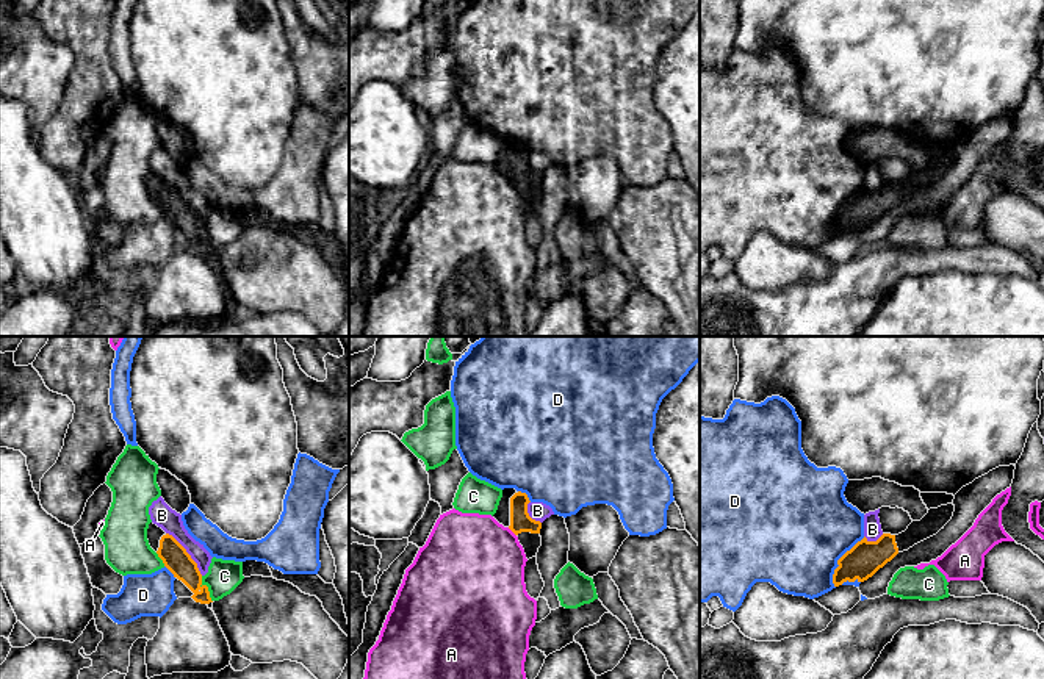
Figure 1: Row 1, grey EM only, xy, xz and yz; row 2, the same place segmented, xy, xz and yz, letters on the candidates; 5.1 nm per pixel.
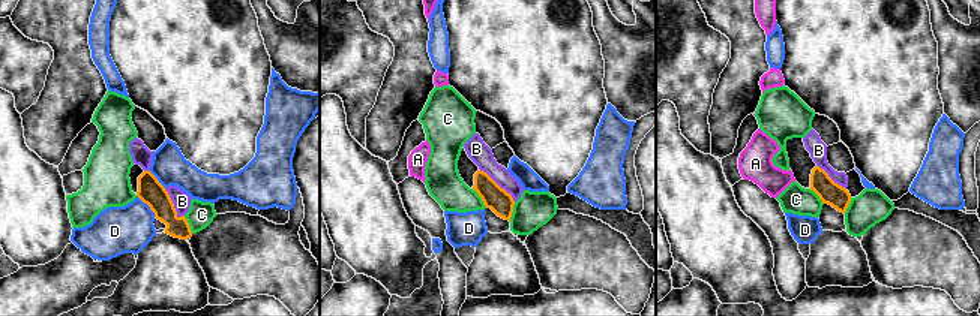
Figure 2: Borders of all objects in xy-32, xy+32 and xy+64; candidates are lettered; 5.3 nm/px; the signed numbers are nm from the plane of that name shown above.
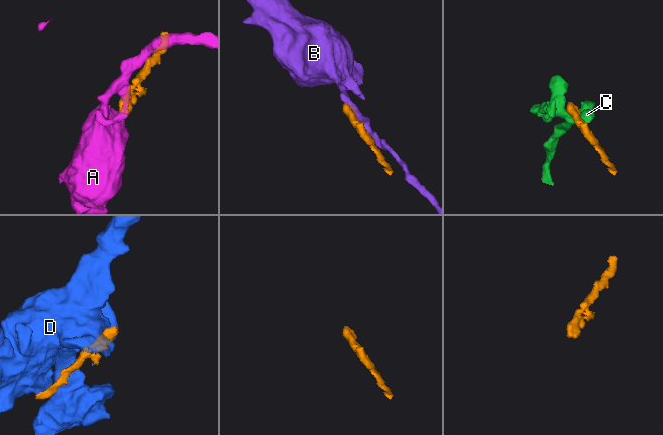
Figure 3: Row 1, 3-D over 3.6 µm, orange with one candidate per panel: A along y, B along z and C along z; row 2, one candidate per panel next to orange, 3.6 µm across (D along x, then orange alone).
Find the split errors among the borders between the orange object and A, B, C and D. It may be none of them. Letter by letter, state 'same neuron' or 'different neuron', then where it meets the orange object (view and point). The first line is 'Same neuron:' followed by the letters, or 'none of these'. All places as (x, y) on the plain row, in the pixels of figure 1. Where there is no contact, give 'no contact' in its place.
Same neuron: none of these
A: different neuron; meets orange in xz at (512, 180)
B: different neuron; meets orange in xy at (187, 202)
C: different neuron; meets orange in xy at (207, 238)
D: different neuron; meets orange in yz at (838, 210)

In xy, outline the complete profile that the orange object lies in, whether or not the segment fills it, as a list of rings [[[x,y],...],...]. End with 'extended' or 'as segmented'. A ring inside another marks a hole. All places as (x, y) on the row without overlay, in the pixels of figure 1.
[[[150,172],[147,178],[147,189],[150,197],[158,203],[174,227],[182,230],[194,242],[191,247],[196,252],[213,252],[208,236],[202,233],[202,224],[197,213],[172,185]]]; extended

